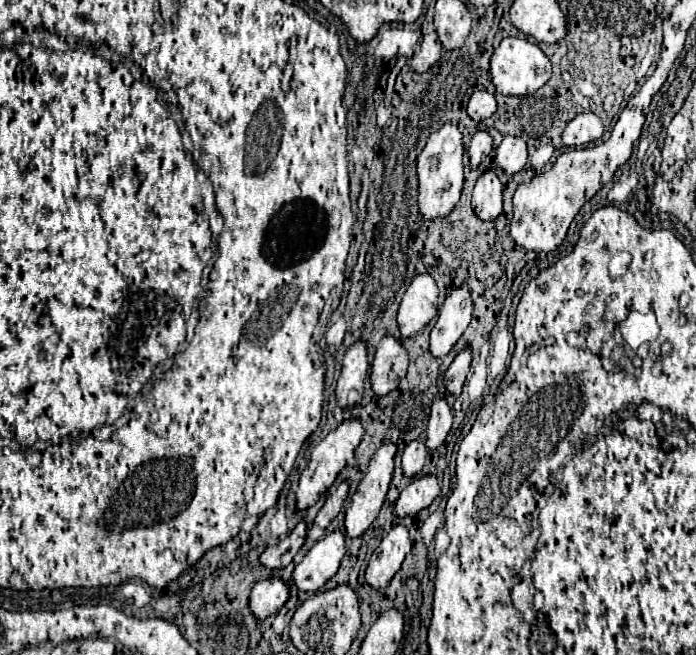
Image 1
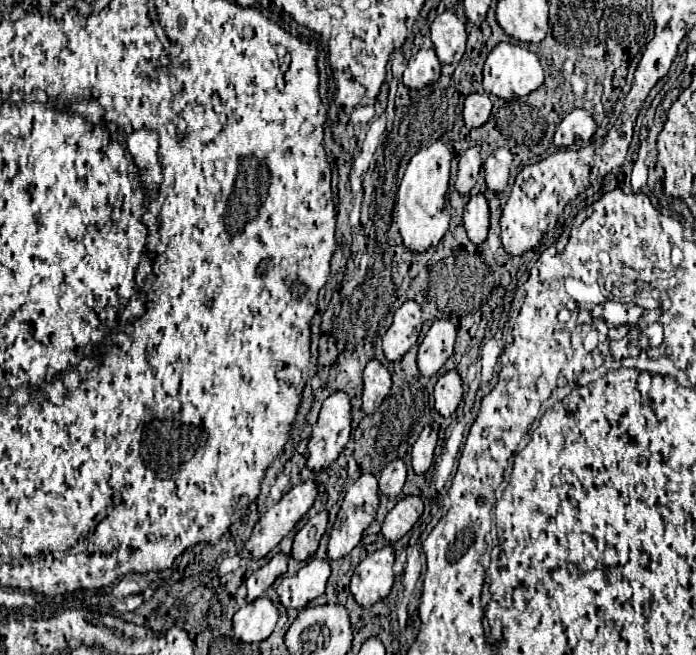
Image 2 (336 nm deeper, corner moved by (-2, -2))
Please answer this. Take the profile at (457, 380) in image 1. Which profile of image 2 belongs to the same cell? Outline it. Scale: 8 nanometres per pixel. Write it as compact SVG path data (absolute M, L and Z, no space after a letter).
M449 370L447 374L443 374L437 384L435 384L435 410L441 416L449 416L455 412L457 404L463 398L463 386L461 386L461 376L457 374L457 370Z

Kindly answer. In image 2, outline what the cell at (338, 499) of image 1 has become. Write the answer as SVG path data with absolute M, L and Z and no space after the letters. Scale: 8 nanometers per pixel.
M321 510L295 534L293 556L297 560L307 560L309 554L313 554L319 548L321 536L323 536L323 532L327 528L327 520L329 520L329 514L325 510Z

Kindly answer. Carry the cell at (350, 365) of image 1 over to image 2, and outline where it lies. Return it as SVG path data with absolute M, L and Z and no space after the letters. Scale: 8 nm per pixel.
M333 392L319 412L319 420L313 426L309 440L309 460L311 470L321 470L337 460L343 446L349 442L351 434L351 398L347 392Z

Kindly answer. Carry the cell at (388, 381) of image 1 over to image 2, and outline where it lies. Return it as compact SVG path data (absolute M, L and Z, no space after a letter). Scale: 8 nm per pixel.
M373 358L367 362L363 370L363 382L365 382L365 388L361 396L363 400L361 410L367 414L373 414L391 390L391 374L379 360Z

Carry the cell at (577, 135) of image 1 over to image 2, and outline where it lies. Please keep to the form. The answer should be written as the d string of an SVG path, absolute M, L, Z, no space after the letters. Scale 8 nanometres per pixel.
M577 108L577 110L569 112L563 118L563 122L557 126L555 146L567 148L575 142L575 138L581 138L583 142L589 142L591 136L595 134L595 130L597 130L597 124L593 120L593 114L583 110L583 108Z

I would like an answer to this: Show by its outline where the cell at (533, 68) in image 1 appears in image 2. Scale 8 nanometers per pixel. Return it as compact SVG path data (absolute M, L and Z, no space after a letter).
M499 42L487 56L485 66L483 66L483 88L489 94L495 94L503 100L527 96L533 90L537 90L543 84L543 68L539 64L539 58L529 52L525 46L519 44L509 44L509 42Z

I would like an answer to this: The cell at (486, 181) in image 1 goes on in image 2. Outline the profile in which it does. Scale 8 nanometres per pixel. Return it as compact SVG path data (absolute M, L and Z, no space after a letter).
M483 194L471 196L463 212L463 224L471 242L481 244L487 238L489 230L489 204Z

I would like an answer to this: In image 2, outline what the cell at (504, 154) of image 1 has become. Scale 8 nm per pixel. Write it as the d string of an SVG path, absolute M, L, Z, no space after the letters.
M497 148L483 164L485 182L493 192L501 192L507 186L511 164L513 164L513 154L507 148Z

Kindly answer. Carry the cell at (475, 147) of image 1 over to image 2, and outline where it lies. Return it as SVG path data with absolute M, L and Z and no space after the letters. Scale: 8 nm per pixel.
M471 146L459 158L455 190L459 194L469 194L469 190L475 186L479 170L481 170L481 156L479 156L479 150L475 146Z

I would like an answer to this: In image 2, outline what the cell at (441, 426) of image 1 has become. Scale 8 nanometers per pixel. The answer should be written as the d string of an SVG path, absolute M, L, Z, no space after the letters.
M427 426L421 436L417 438L417 442L413 444L413 452L411 452L411 466L415 470L415 474L425 474L433 462L435 462L435 448L437 448L437 440L439 434L433 426Z

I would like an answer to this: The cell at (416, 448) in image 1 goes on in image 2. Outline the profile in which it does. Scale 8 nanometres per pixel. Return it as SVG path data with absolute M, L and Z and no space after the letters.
M397 458L383 468L379 476L379 488L385 496L397 498L401 494L405 478L407 478L407 464L403 462L403 458Z

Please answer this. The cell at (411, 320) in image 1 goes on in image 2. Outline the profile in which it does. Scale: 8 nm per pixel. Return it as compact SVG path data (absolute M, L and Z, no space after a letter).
M407 300L393 316L391 328L383 334L383 350L389 362L399 362L407 350L419 340L423 320L421 306L415 300Z

